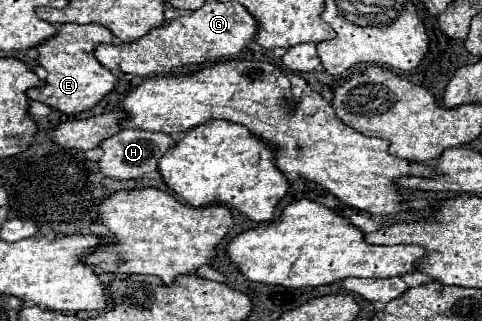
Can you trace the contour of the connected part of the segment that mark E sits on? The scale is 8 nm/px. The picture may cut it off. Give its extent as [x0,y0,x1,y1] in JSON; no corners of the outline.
[27,24,117,114]

